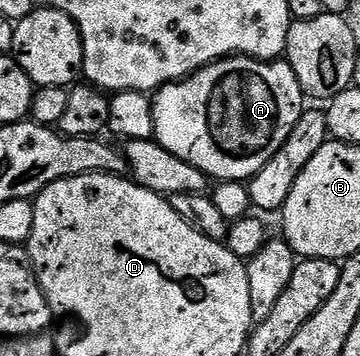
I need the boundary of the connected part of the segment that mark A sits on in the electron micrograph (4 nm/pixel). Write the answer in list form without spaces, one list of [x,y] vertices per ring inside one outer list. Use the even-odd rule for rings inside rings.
[[[233,56],[221,58],[196,70],[189,78],[181,78],[155,91],[152,98],[154,112],[155,139],[174,152],[178,160],[194,164],[209,179],[223,182],[241,182],[252,178],[282,148],[286,136],[298,124],[301,114],[306,109],[306,95],[294,76],[294,68],[286,60],[260,62],[256,58]]]

